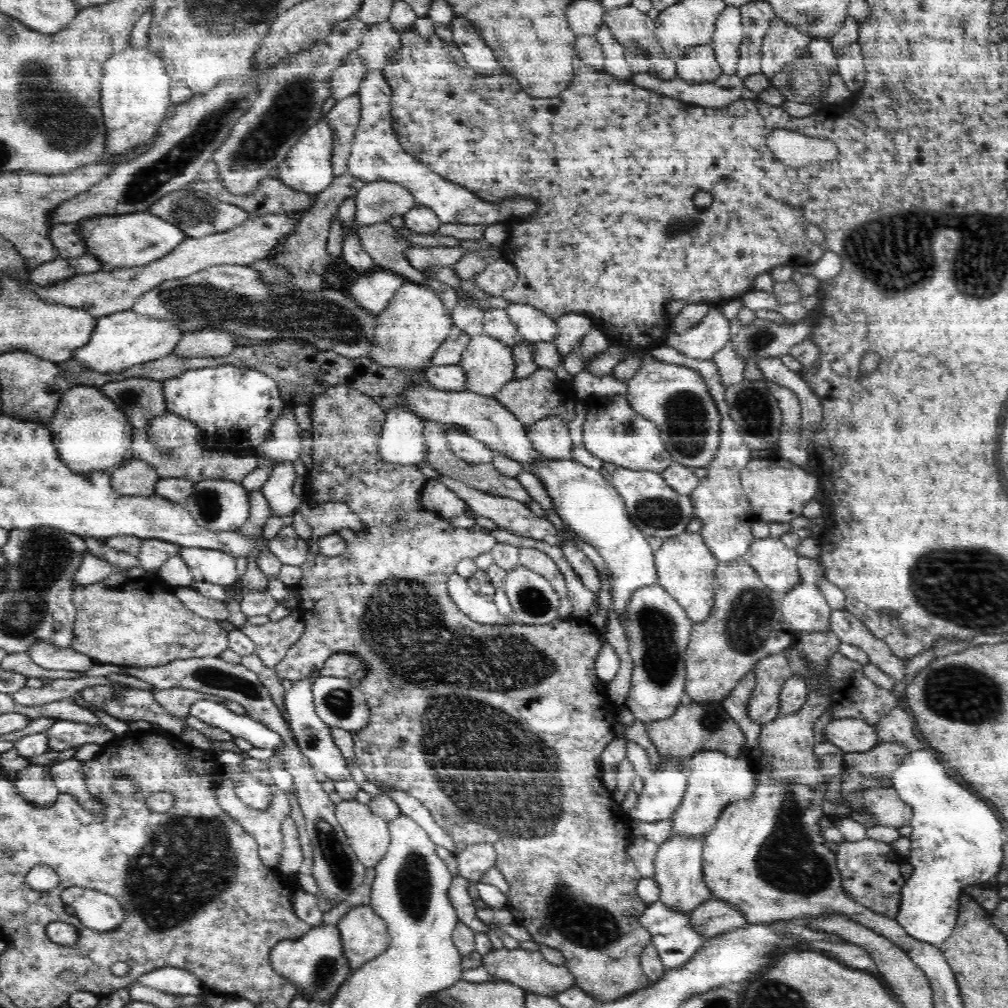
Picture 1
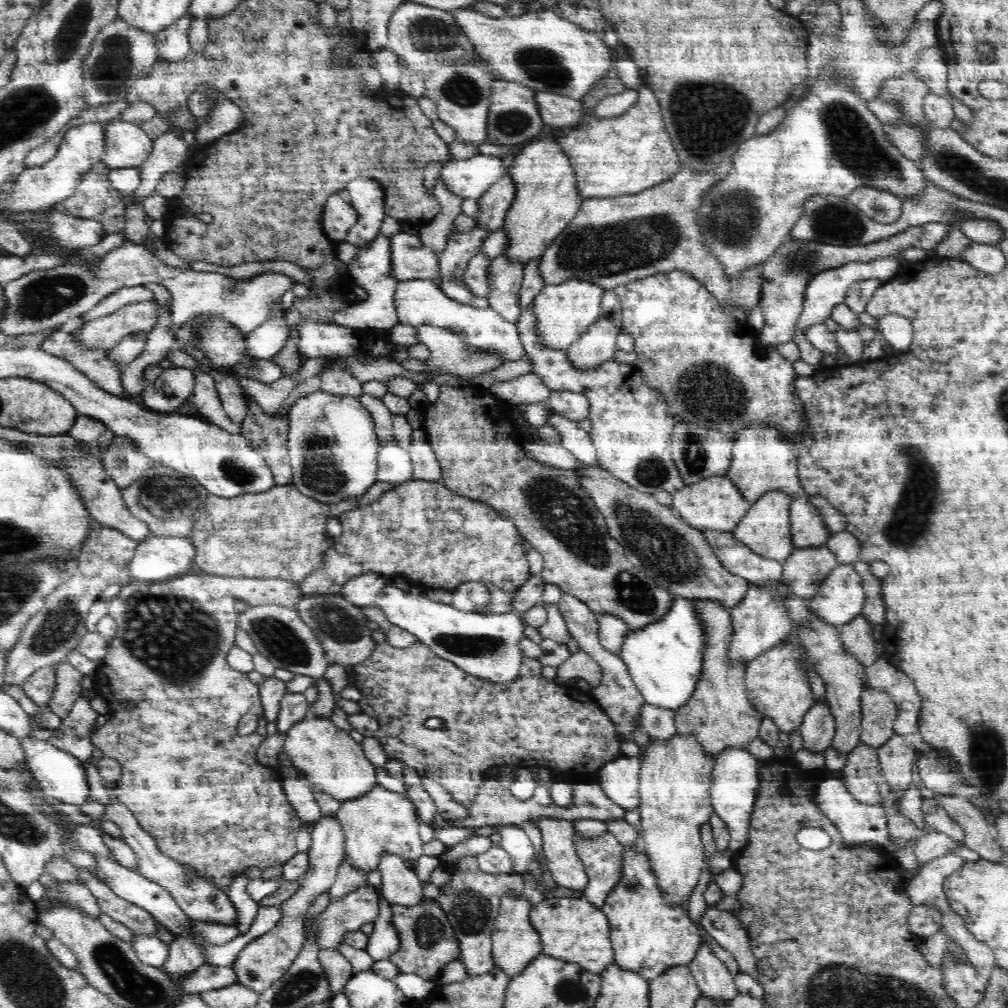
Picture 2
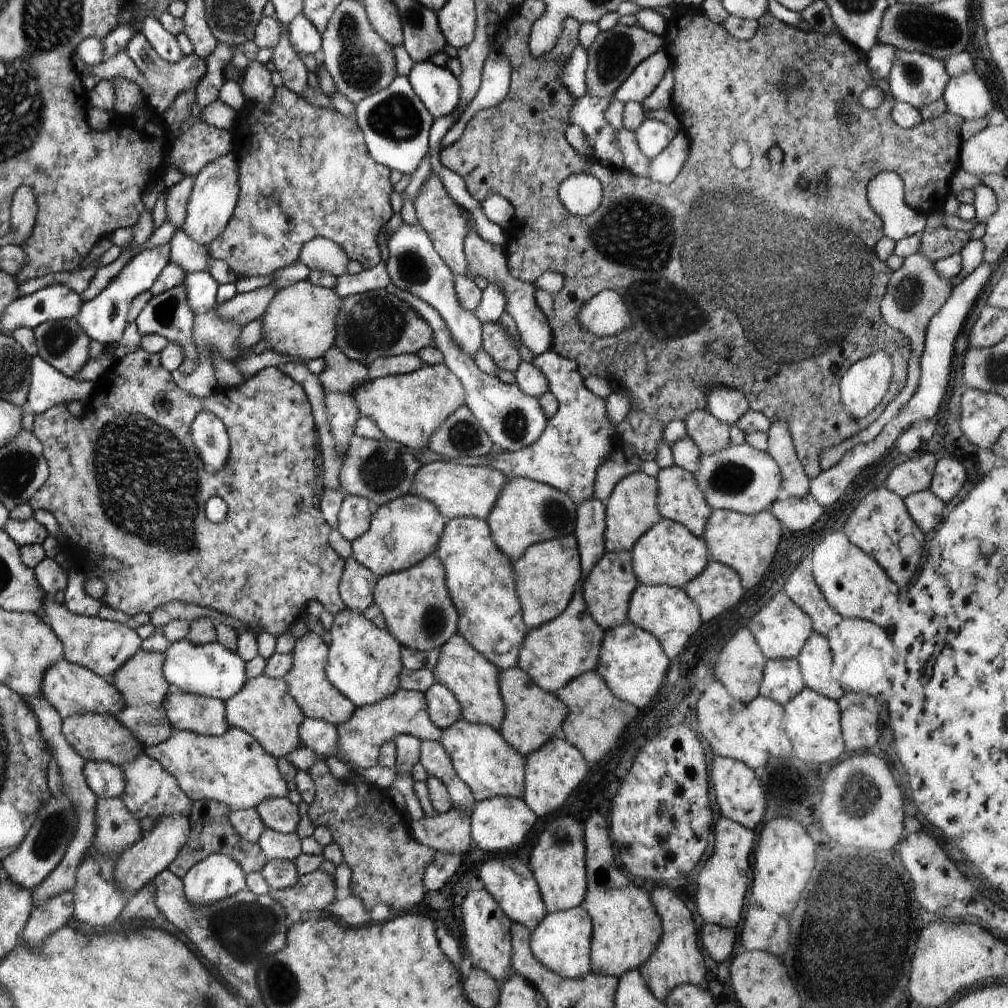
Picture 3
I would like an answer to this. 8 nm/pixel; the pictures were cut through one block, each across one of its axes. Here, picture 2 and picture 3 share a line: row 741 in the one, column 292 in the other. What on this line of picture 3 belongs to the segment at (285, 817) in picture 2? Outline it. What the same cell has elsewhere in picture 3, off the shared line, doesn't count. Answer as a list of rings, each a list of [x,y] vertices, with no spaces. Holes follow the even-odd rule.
[[[283,85],[275,88],[275,98],[266,108],[258,108],[257,103],[248,103],[253,108],[252,116],[248,123],[244,123],[237,119],[237,126],[240,130],[245,131],[248,136],[244,143],[235,149],[238,154],[239,164],[239,200],[234,210],[233,216],[230,218],[228,225],[222,230],[222,233],[209,245],[209,254],[214,259],[226,262],[231,273],[238,279],[249,276],[272,275],[278,270],[282,270],[287,266],[293,265],[299,261],[299,257],[303,247],[314,238],[321,237],[342,248],[342,251],[348,256],[350,261],[356,261],[363,265],[364,269],[376,266],[380,262],[379,245],[377,237],[381,229],[388,223],[388,220],[395,214],[390,203],[391,194],[395,188],[390,181],[390,168],[376,163],[367,150],[362,130],[358,127],[357,121],[350,117],[343,116],[335,109],[326,109],[305,102],[298,94],[285,88]]]

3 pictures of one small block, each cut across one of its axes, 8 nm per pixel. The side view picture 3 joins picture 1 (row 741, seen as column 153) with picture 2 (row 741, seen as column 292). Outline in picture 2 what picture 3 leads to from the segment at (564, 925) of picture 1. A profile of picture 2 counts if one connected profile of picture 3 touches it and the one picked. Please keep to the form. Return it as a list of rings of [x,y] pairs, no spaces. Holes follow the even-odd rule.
[[[384,641],[376,645],[372,656],[362,660],[360,664],[352,665],[352,672],[347,673],[347,680],[349,682],[348,686],[354,684],[363,694],[362,699],[358,702],[361,713],[374,718],[379,723],[379,730],[374,734],[374,737],[382,744],[387,757],[391,760],[400,760],[402,763],[406,763],[406,767],[414,768],[414,771],[422,778],[431,778],[438,781],[438,784],[441,784],[444,790],[450,793],[454,802],[459,802],[468,809],[472,806],[478,790],[484,784],[486,775],[492,767],[510,765],[515,766],[519,771],[526,771],[529,767],[542,766],[549,769],[555,780],[573,784],[590,778],[591,774],[600,770],[608,760],[624,757],[624,754],[621,752],[621,745],[626,741],[622,741],[622,736],[619,736],[617,733],[614,722],[610,721],[610,717],[599,708],[594,699],[589,697],[588,694],[572,690],[568,685],[556,685],[553,680],[547,680],[540,671],[542,667],[540,661],[524,656],[522,658],[520,675],[516,681],[509,682],[508,685],[506,685],[506,682],[505,684],[494,684],[494,682],[482,681],[478,677],[466,674],[453,662],[441,659],[431,648],[419,641],[416,644],[412,644],[412,646],[408,646],[408,648],[396,648]],[[428,718],[438,718],[444,721],[441,729],[426,728],[424,722]]]

